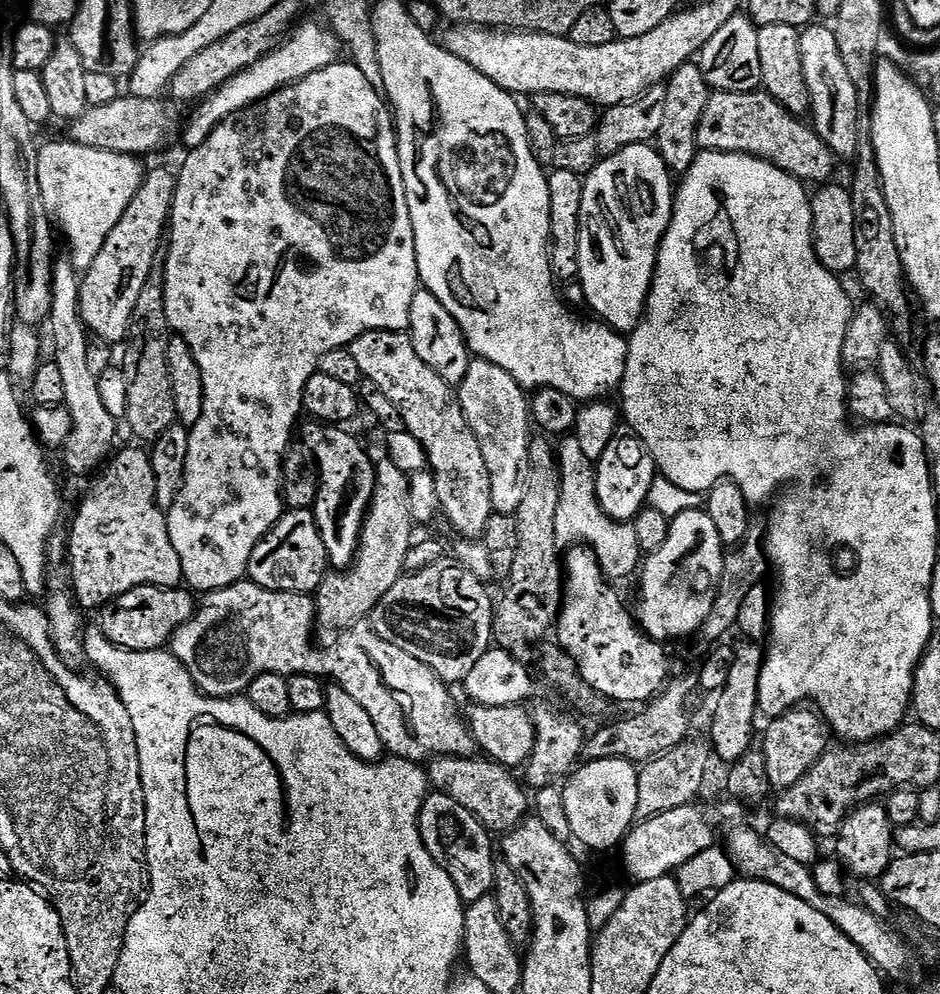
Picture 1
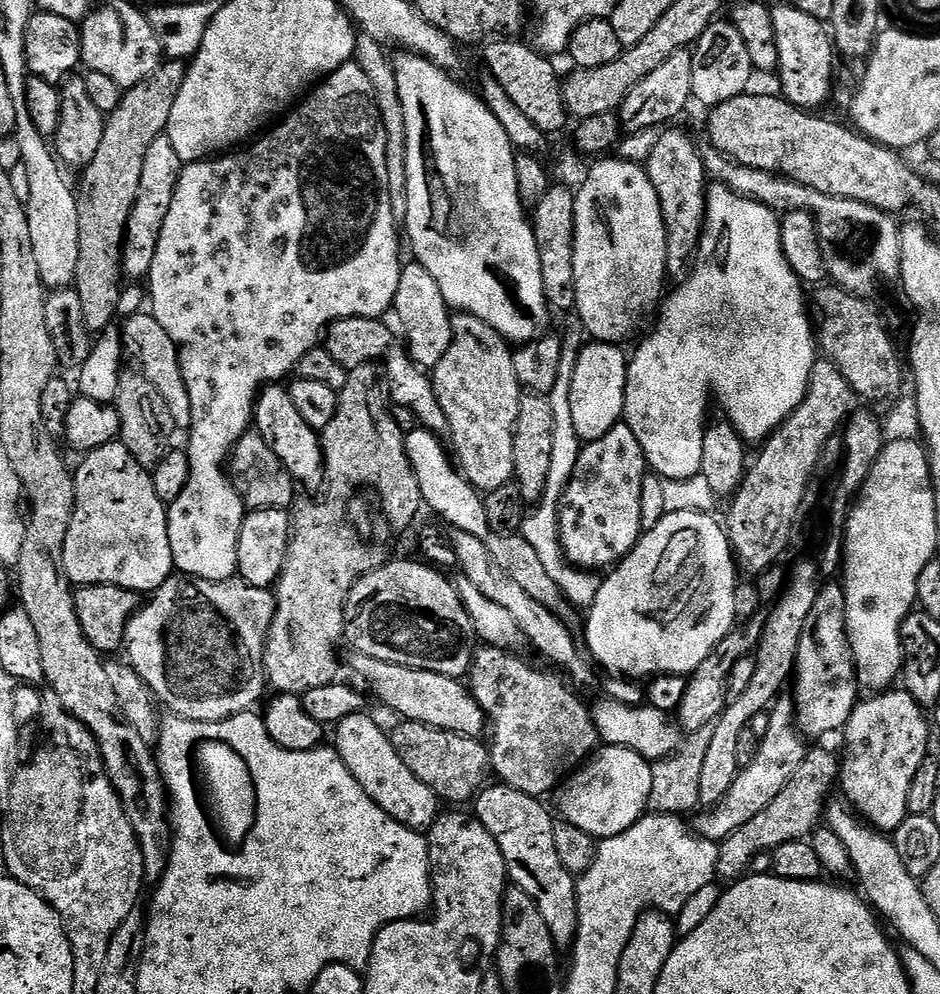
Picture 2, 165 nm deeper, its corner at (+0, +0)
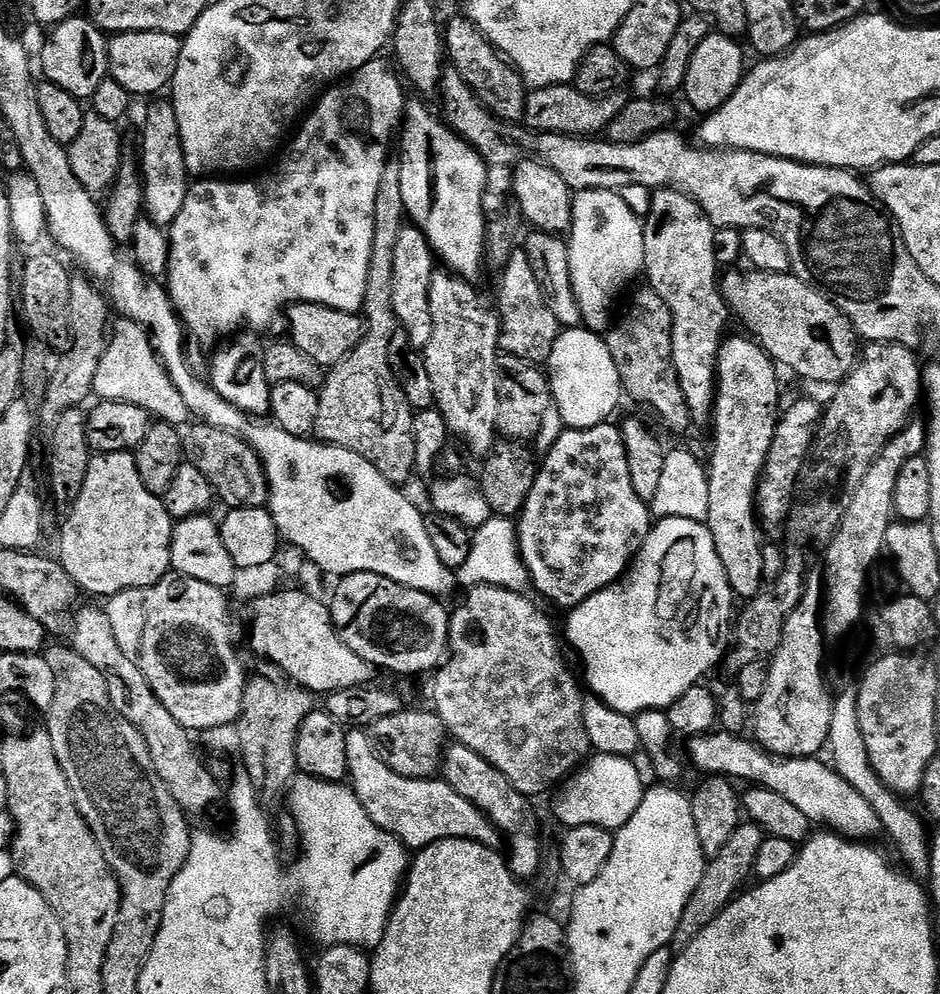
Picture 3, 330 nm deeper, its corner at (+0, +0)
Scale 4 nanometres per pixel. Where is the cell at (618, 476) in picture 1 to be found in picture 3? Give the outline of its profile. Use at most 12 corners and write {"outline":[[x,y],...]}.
{"outline":[[615,423],[546,453],[516,540],[563,610],[615,584],[654,517]]}

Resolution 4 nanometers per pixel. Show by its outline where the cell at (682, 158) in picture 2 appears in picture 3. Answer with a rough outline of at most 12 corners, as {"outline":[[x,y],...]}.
{"outline":[[677,188],[651,193],[647,287],[670,306],[693,425],[716,405],[730,321],[718,229]]}

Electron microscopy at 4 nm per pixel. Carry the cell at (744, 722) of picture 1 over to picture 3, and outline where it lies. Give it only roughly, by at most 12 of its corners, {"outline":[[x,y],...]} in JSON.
{"outline":[[729,335],[716,359],[706,523],[733,595],[760,592],[756,487],[777,365]]}

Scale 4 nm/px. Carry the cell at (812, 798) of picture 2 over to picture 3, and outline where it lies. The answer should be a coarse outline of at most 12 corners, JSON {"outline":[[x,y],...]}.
{"outline":[[741,822],[705,863],[672,939],[685,948],[754,873],[764,832]]}

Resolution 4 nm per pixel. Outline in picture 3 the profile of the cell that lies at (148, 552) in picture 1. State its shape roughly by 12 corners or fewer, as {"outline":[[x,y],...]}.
{"outline":[[132,452],[93,455],[60,565],[111,598],[172,568],[174,521]]}

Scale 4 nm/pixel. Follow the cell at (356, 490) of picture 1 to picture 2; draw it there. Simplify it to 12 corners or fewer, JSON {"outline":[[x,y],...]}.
{"outline":[[283,383],[260,391],[255,431],[297,485],[325,487],[324,448]]}

